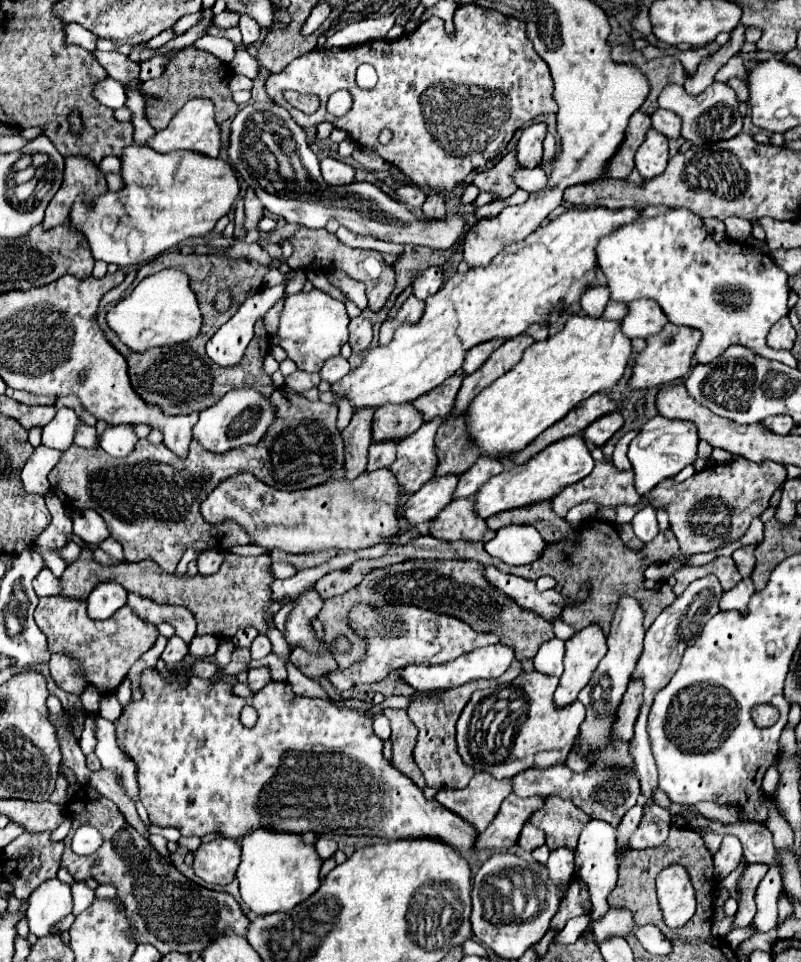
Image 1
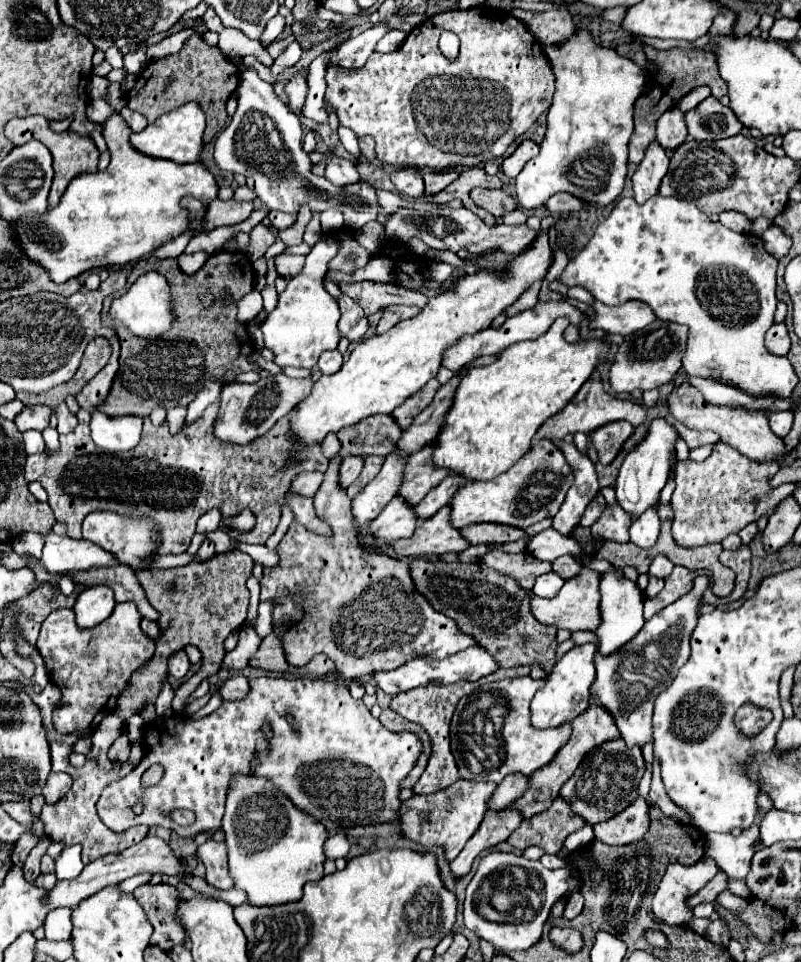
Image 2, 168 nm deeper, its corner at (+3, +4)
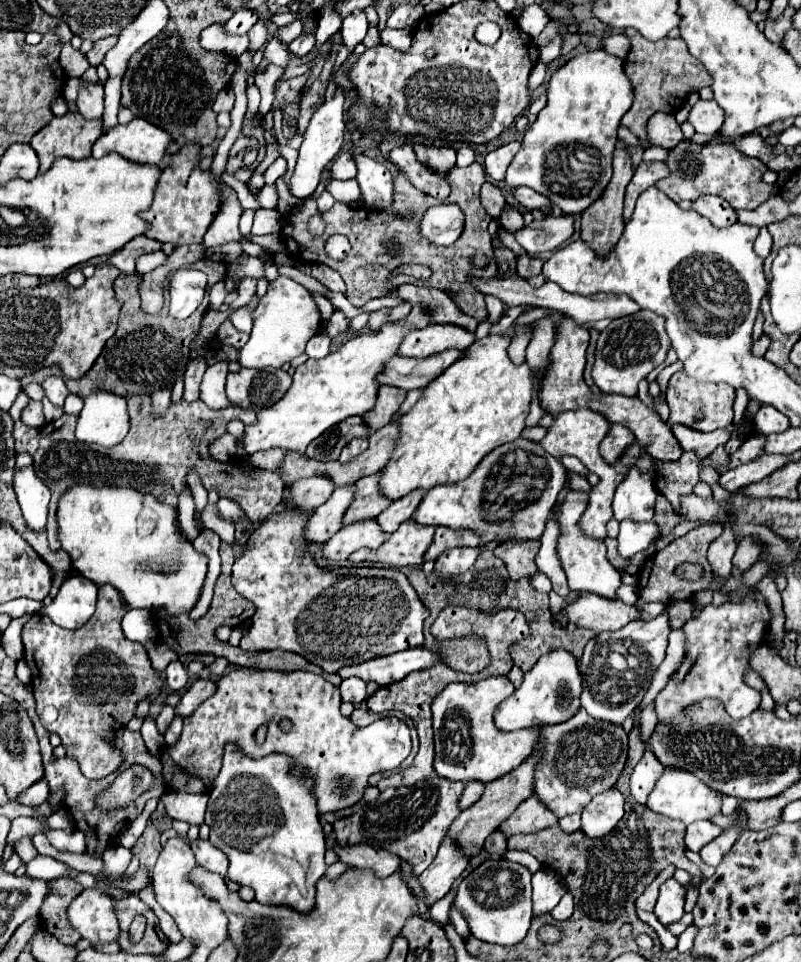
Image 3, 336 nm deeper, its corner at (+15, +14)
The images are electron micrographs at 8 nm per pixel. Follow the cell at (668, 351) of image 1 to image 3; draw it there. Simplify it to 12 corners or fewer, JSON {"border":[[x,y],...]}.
{"border":[[639,310],[597,340],[593,382],[637,396],[671,340],[665,318]]}

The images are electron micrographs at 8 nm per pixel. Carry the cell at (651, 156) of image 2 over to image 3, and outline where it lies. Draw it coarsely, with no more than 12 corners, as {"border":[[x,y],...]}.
{"border":[[641,162],[625,194],[623,222],[633,214],[641,192],[669,176],[663,162]]}

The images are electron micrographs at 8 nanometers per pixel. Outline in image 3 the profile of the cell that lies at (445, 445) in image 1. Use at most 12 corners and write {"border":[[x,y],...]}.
{"border":[[379,474],[355,482],[343,526],[371,520],[391,504],[379,492]]}

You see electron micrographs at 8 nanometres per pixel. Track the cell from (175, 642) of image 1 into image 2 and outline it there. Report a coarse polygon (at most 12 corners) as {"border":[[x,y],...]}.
{"border":[[185,650],[167,660],[167,670],[175,678],[185,678],[189,666]]}

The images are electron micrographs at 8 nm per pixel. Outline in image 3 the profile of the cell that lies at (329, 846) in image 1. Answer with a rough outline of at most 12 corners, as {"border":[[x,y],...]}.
{"border":[[369,844],[335,846],[341,862],[373,870],[379,878],[393,874],[401,858]]}

